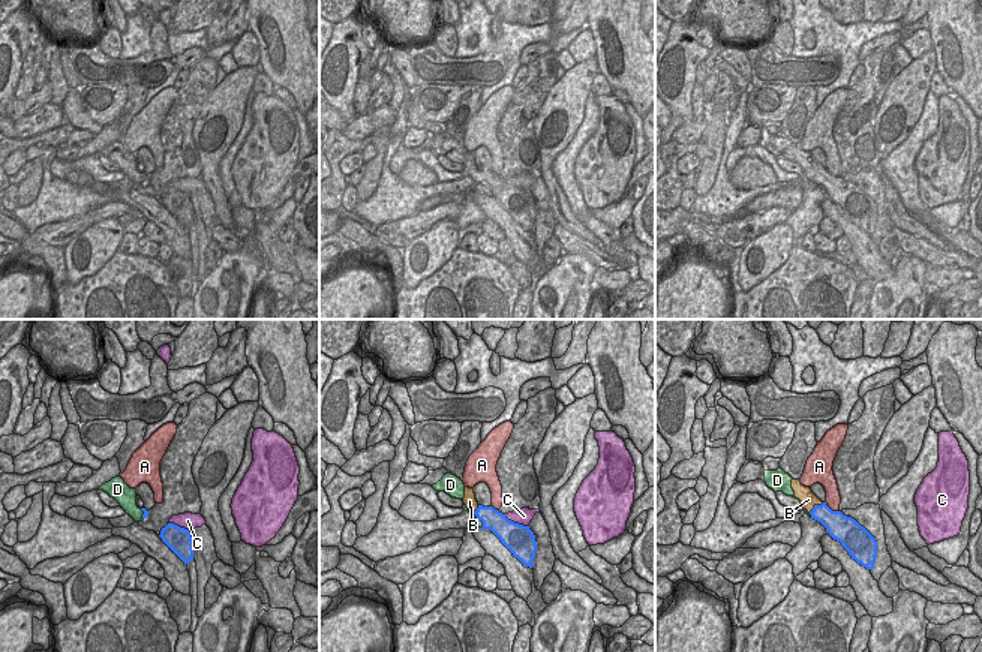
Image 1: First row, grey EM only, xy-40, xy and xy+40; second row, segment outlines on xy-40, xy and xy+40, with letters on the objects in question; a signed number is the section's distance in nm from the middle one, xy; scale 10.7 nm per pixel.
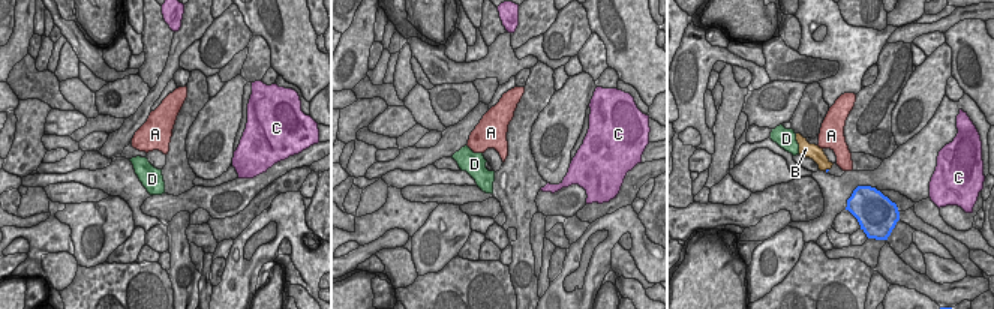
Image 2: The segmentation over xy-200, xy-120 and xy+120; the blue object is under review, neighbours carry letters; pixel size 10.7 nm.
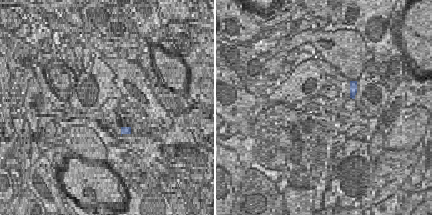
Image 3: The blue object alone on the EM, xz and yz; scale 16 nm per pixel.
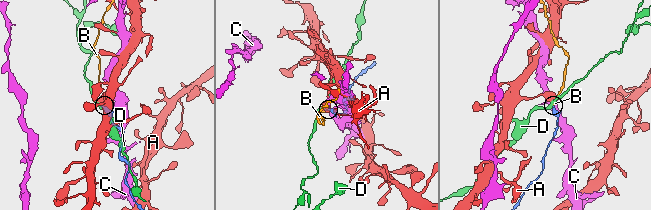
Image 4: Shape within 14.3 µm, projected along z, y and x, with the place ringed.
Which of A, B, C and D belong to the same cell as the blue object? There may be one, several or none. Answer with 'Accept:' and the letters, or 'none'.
Accept: B

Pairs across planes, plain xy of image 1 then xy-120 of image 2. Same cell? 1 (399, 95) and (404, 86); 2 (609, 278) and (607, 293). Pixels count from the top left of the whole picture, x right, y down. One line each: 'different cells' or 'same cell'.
1: same cell
2: different cells

